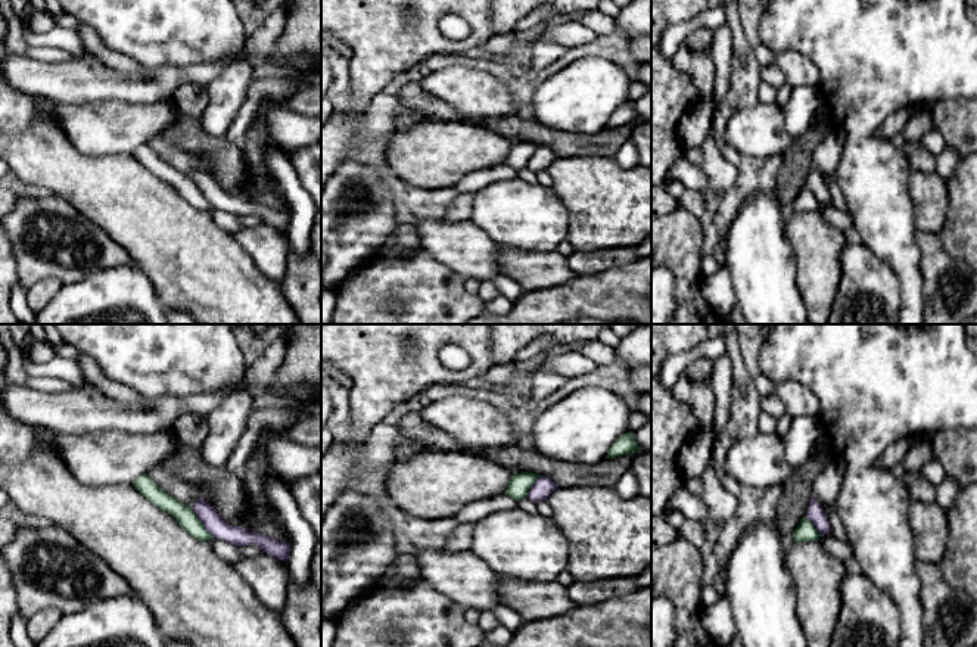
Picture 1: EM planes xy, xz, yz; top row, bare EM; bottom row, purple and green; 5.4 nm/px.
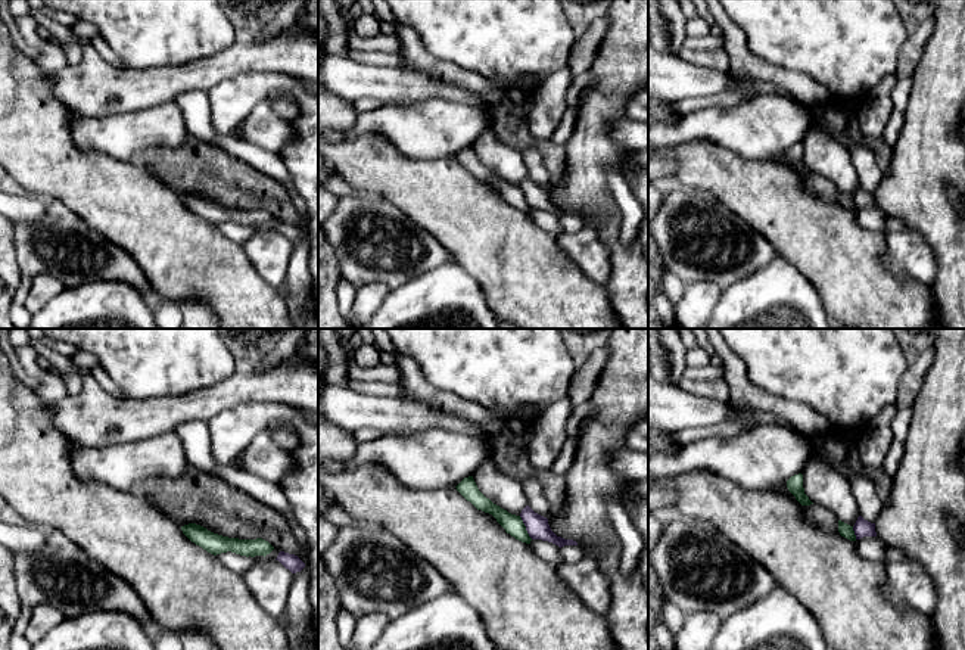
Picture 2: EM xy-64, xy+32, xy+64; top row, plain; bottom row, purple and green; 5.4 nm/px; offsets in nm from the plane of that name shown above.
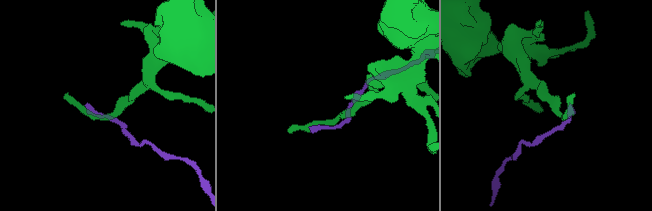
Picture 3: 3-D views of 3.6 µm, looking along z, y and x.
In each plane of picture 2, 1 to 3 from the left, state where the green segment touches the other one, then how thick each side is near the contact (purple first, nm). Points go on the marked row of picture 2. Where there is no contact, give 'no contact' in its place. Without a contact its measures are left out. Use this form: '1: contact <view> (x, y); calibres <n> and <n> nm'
1: no contact
2: contact xy+32 (526, 528); calibres 120 and 110 nm
3: contact xy+64 (855, 532); calibres 100 and 70 nm

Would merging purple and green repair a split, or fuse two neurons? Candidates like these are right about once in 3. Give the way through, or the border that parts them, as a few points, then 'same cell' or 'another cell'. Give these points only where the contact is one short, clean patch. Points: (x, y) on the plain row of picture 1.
border along xy (189, 176), (214, 207); another cell

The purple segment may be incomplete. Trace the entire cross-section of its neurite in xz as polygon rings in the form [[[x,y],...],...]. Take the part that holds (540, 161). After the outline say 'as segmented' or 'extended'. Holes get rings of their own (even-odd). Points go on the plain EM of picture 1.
[[[539,146],[530,156],[526,168],[532,169],[533,172],[545,171],[557,158],[558,156],[550,147]]]; as segmented

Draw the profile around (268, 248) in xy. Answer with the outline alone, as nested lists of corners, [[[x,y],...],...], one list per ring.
[[[261,223],[242,228],[234,237],[265,277],[276,281],[284,277],[290,242],[279,228]]]

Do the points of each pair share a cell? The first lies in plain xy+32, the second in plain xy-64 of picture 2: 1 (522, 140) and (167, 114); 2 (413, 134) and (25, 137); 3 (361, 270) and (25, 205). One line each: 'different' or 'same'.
1: different
2: different
3: different

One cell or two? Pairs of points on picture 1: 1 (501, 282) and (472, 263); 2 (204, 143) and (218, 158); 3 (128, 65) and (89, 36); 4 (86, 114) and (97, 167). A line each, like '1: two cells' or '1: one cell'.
1: two cells
2: one cell
3: one cell
4: two cells

